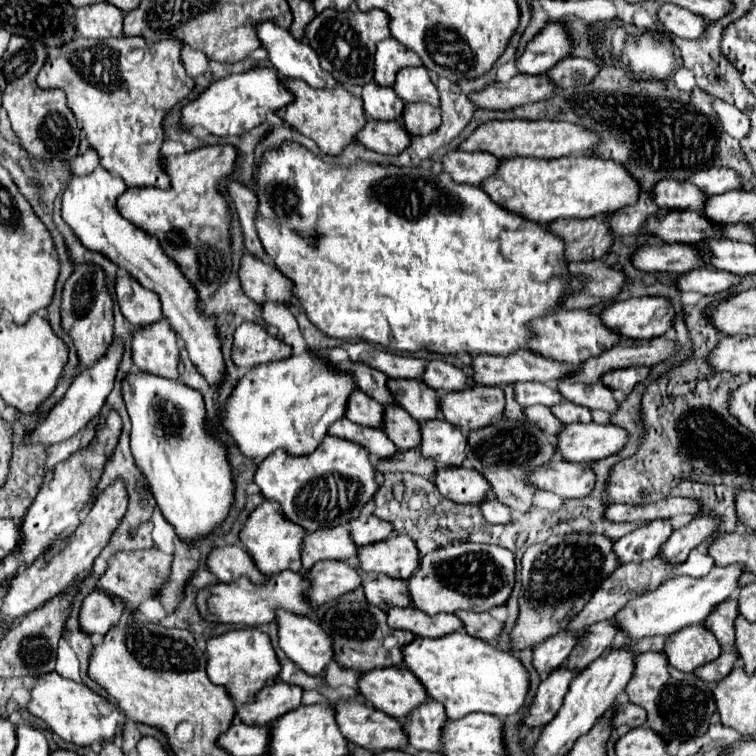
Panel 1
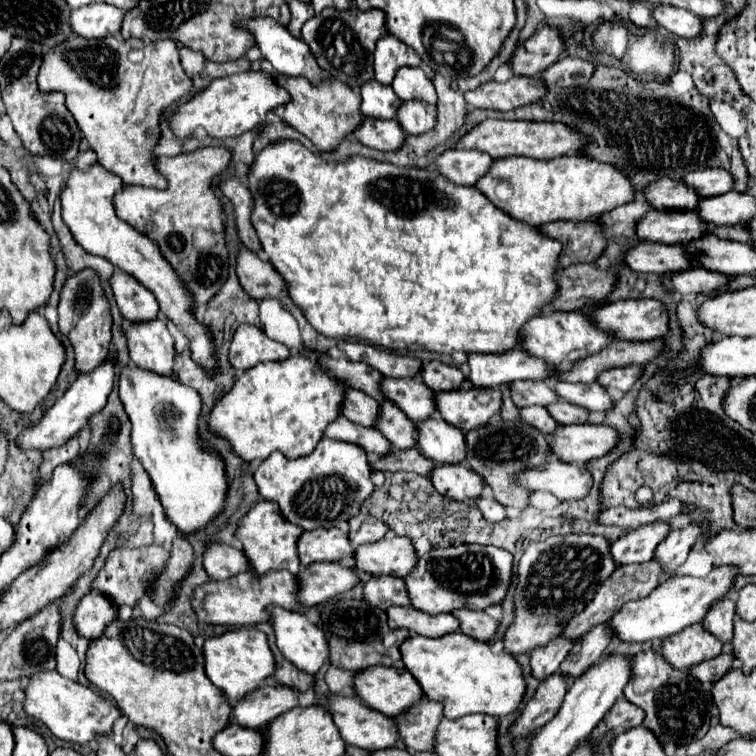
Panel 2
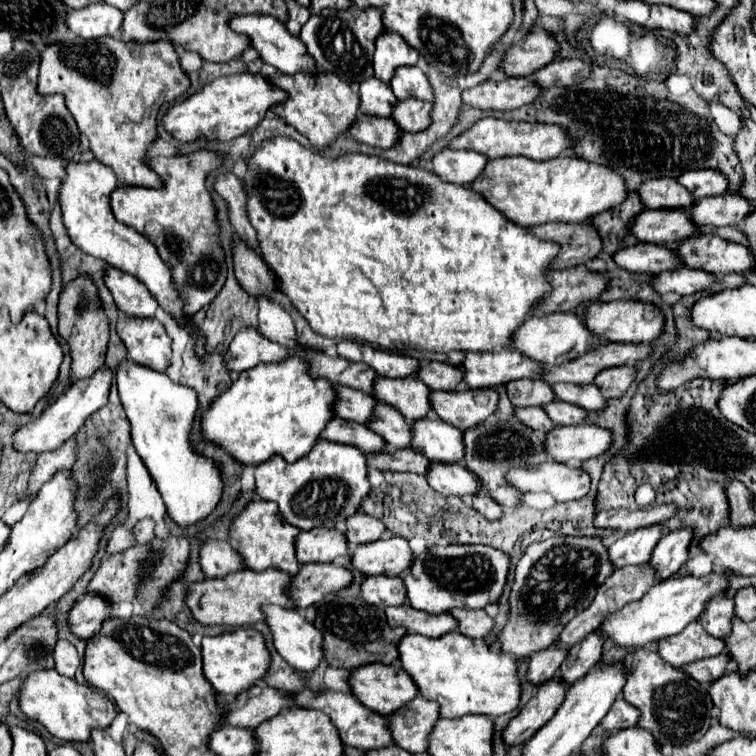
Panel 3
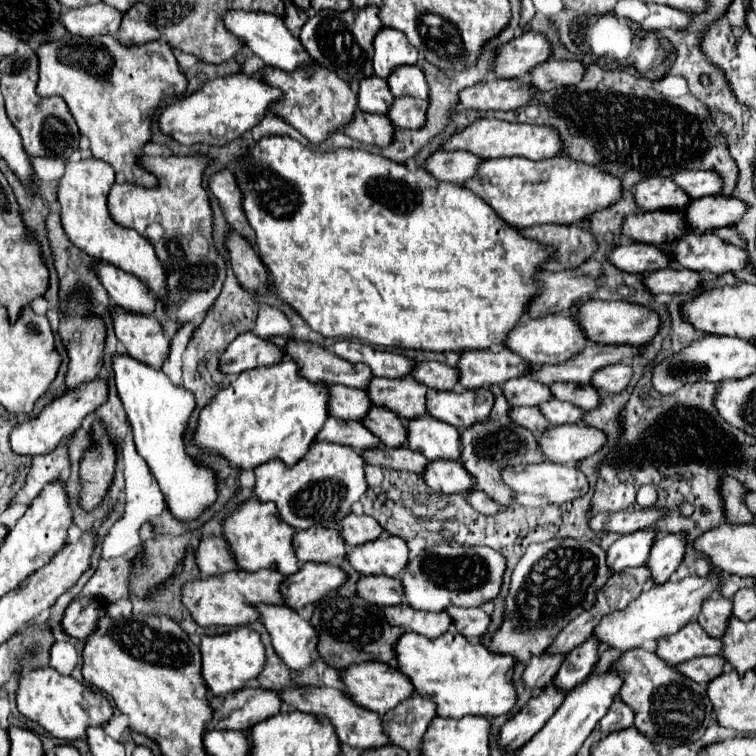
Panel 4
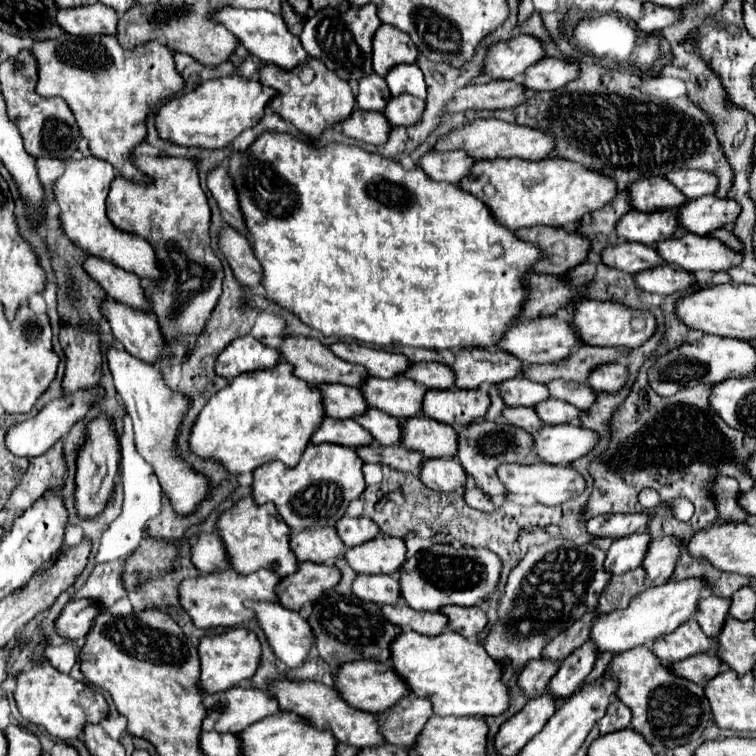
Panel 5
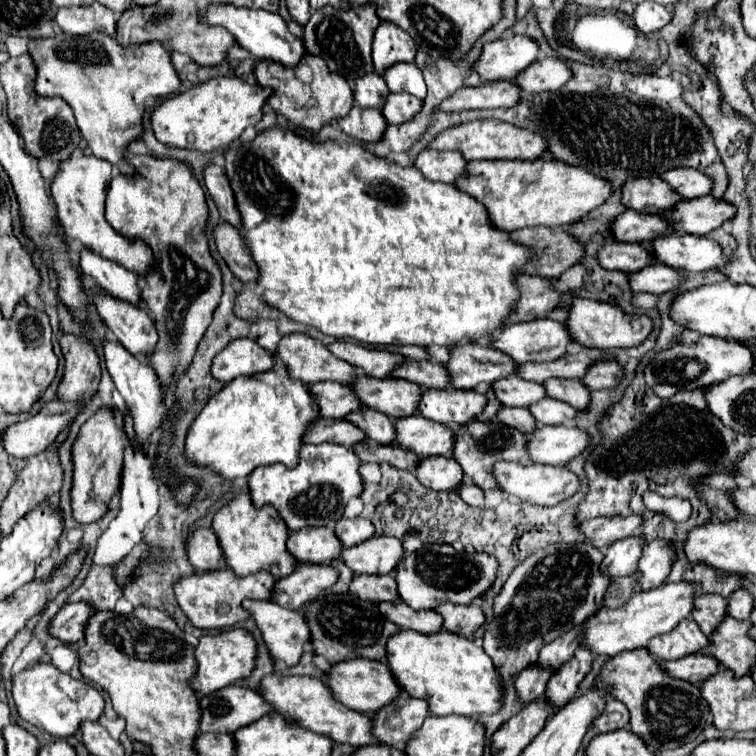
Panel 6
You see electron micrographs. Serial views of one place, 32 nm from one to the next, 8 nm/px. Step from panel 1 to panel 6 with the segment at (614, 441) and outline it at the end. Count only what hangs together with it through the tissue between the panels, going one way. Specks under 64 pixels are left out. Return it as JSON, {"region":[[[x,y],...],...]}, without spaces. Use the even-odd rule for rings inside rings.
{"region":[[[540,426],[528,442],[528,452],[534,462],[564,466],[578,454],[590,448],[588,432],[572,426]]]}

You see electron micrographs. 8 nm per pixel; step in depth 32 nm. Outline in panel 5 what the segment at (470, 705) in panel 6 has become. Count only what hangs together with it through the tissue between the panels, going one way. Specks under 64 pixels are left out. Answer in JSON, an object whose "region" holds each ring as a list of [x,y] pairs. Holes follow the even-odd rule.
{"region":[[[446,628],[440,636],[428,638],[408,630],[408,632],[402,632],[392,642],[390,652],[392,652],[394,668],[408,682],[410,692],[420,698],[428,698],[434,706],[434,714],[438,716],[498,716],[510,708],[510,688],[506,686],[506,680],[504,680],[508,660],[496,662],[492,656],[488,656],[488,652],[480,644],[466,640],[458,632],[452,632]]]}

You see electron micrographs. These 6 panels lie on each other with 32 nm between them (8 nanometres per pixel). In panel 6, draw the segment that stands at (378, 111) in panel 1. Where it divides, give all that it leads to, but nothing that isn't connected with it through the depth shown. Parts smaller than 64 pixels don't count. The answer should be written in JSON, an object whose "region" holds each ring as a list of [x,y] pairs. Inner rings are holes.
{"region":[[[376,72],[362,76],[356,80],[356,92],[354,92],[354,100],[360,108],[382,108],[386,94],[388,94],[388,86],[384,82],[382,76],[378,76]]]}

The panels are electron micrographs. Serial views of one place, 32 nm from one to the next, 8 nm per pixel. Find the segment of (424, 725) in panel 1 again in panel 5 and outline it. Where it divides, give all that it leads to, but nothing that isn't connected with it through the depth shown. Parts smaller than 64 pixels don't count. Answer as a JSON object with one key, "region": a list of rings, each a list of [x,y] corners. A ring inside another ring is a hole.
{"region":[[[408,694],[396,706],[378,716],[380,734],[386,738],[388,744],[412,750],[420,732],[424,730],[424,722],[432,714],[432,704],[428,704],[428,700]]]}

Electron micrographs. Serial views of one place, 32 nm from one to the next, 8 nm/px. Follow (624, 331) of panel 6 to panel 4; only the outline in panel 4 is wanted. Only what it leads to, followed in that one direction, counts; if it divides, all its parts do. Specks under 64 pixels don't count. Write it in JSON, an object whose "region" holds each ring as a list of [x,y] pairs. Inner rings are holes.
{"region":[[[588,300],[580,308],[580,326],[584,328],[586,336],[596,344],[630,344],[630,346],[644,346],[648,344],[660,330],[660,316],[648,306],[624,304],[622,302],[602,302],[602,300]]]}

